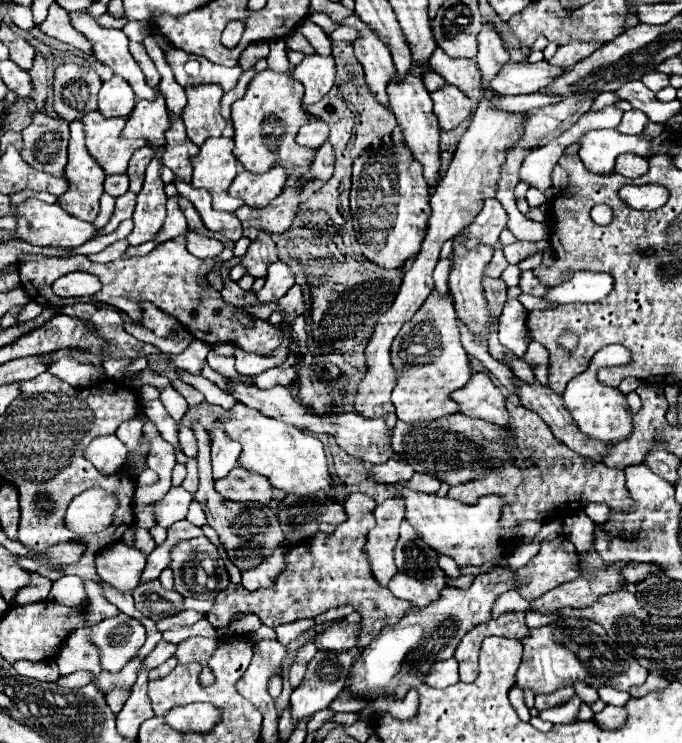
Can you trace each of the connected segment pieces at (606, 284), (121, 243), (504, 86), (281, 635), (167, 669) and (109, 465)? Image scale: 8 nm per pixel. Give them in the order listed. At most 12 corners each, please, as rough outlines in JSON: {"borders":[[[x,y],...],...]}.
{"borders":[[[575,272],[545,298],[557,304],[596,302],[613,288],[607,273]],[[117,240],[89,260],[105,262],[119,260],[125,254],[129,242]],[[509,62],[491,88],[531,94],[565,68],[549,62]],[[311,618],[277,626],[277,640],[287,646],[291,640],[313,628]],[[169,658],[149,674],[149,680],[167,676],[177,666],[177,658]],[[115,434],[97,437],[85,458],[103,474],[119,472],[127,448]]]}

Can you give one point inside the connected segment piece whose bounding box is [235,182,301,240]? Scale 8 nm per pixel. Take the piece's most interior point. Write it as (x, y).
(276, 217)

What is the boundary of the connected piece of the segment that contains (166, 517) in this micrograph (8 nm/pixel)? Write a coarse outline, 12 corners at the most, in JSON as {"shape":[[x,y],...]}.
{"shape":[[172,487],[155,502],[155,522],[169,528],[185,518],[193,495]]}

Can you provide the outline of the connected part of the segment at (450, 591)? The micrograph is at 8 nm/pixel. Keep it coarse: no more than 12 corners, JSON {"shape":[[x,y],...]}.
{"shape":[[509,566],[385,626],[349,672],[369,698],[421,684],[471,628],[491,620]]}

